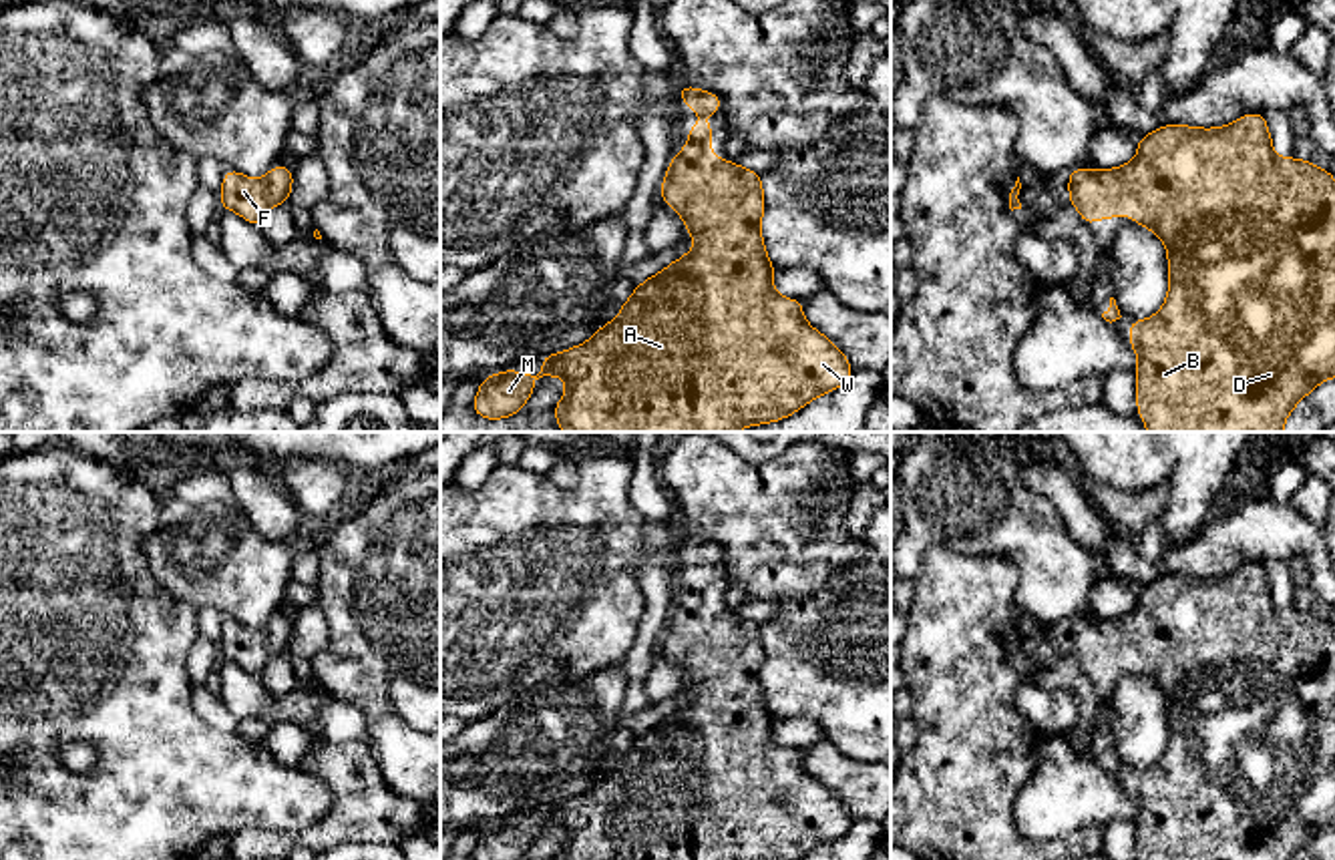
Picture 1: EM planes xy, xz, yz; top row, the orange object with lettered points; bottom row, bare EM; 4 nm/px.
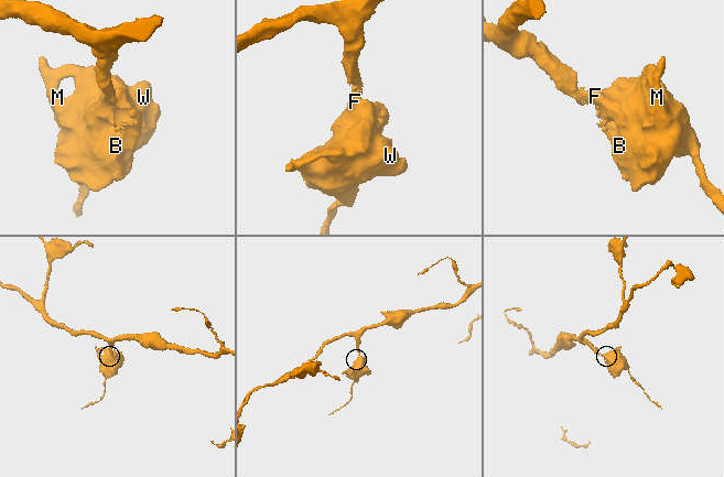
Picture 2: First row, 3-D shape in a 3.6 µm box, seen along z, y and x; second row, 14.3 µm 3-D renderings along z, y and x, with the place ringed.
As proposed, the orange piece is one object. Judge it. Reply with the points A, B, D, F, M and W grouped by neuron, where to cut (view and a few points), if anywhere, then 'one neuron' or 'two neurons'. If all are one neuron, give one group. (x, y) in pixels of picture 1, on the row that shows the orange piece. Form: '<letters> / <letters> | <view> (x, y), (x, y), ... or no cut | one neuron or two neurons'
A B D F M W | no cut | one neuron

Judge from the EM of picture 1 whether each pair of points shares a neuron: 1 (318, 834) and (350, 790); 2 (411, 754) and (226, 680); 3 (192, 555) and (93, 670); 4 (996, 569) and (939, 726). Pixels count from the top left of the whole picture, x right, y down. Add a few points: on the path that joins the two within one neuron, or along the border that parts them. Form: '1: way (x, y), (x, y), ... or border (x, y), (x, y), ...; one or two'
1: way (330, 824), (350, 802); one
2: border (338, 698), (344, 698), (362, 712), (368, 744); two
3: border (141, 545), (151, 577), (198, 609); two
4: way (964, 607), (958, 629), (958, 688); one

